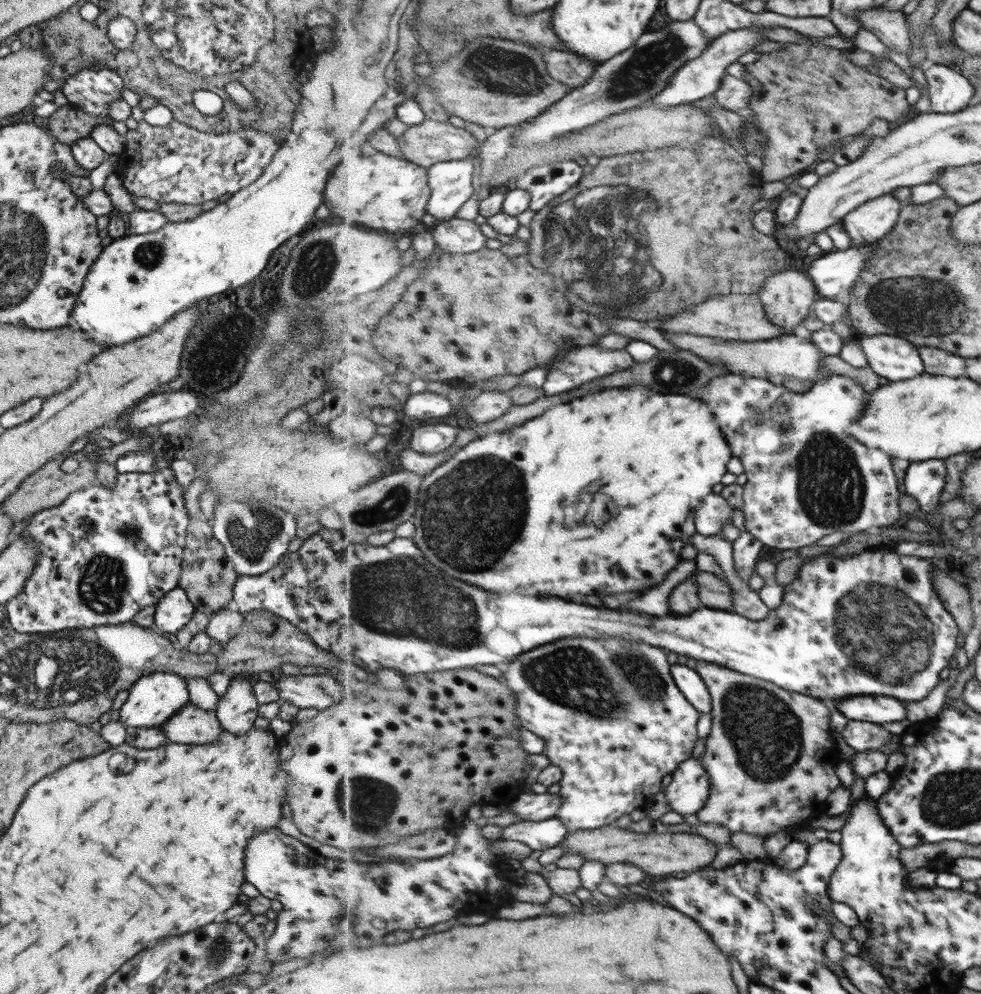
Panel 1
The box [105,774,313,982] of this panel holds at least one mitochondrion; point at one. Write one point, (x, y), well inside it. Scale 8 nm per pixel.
(218, 949)

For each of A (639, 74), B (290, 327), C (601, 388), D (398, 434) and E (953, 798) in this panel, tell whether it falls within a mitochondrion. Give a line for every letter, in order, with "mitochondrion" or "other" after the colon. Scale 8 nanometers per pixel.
A: mitochondrion
B: mitochondrion
C: other
D: other
E: mitochondrion

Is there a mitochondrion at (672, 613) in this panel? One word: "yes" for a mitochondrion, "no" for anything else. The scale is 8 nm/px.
no

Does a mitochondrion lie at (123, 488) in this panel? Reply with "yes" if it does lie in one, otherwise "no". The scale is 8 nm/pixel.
no

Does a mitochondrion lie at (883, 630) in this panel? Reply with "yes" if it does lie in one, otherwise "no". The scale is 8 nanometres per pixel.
yes

